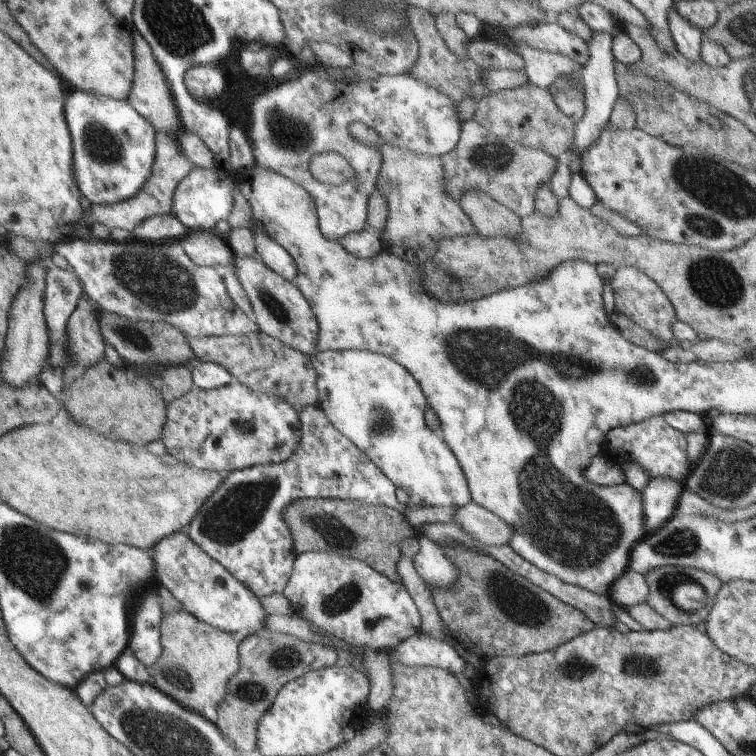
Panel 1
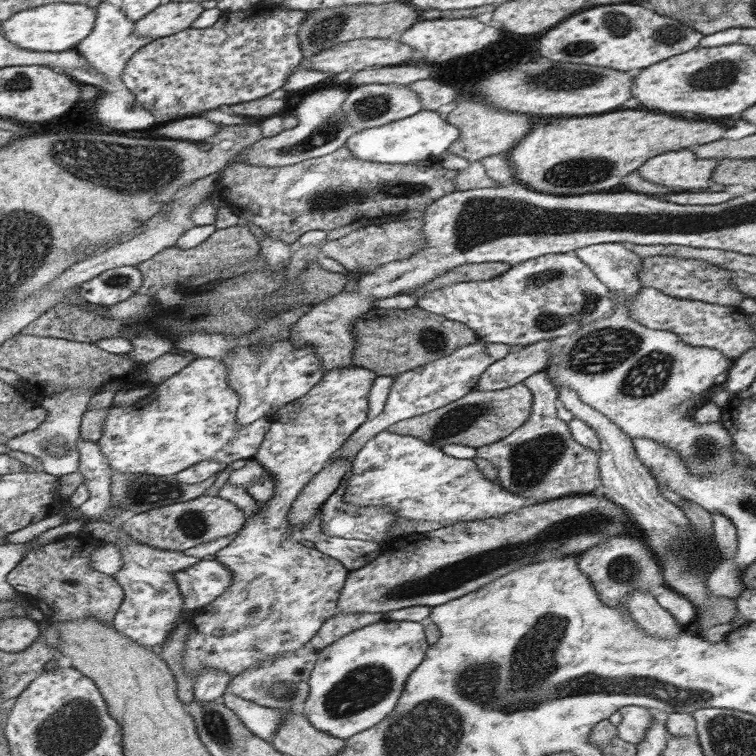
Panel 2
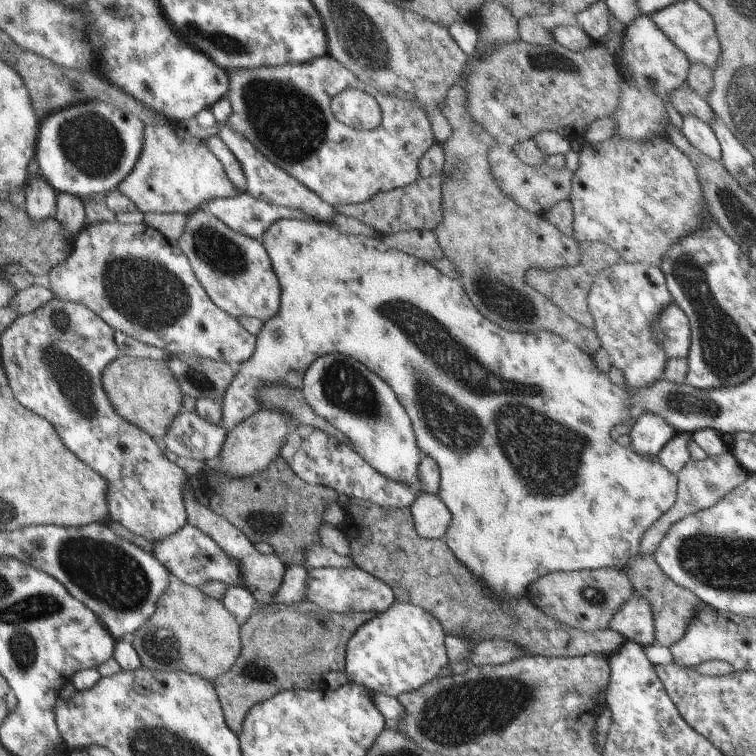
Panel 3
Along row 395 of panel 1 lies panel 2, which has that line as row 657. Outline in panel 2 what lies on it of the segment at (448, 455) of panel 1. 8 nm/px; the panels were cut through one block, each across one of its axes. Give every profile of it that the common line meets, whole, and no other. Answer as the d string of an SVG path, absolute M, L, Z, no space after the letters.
M384 619L352 631L319 650L308 679L308 699L300 709L316 728L350 739L383 722L395 709L406 678L425 659L428 648L423 622Z

